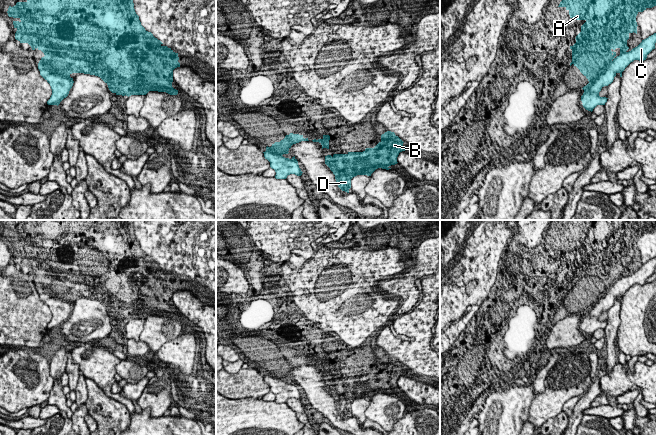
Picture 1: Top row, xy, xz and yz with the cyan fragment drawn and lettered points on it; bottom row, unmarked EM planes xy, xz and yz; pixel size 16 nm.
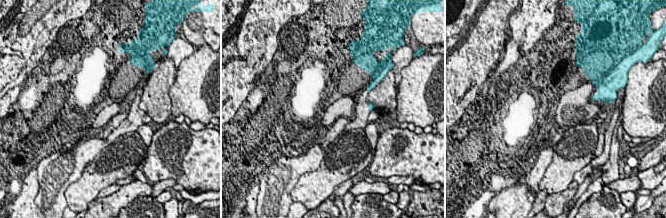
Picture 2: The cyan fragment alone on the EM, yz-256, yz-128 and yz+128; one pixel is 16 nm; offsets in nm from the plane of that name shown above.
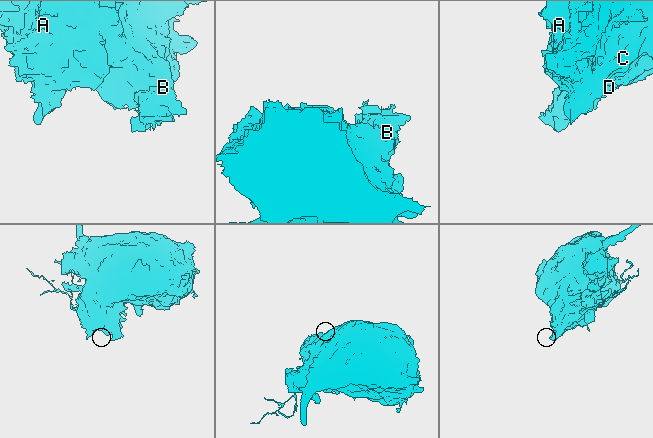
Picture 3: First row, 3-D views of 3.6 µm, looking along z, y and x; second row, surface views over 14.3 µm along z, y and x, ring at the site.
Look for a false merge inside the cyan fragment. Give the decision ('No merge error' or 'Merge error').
Merge error

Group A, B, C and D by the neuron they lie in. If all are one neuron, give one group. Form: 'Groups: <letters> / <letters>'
Groups: A B D / C

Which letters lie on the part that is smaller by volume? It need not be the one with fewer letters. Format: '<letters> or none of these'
C

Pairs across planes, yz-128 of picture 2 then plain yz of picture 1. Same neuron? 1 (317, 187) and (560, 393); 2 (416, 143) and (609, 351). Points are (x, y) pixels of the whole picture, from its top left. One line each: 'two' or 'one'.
1: one
2: two

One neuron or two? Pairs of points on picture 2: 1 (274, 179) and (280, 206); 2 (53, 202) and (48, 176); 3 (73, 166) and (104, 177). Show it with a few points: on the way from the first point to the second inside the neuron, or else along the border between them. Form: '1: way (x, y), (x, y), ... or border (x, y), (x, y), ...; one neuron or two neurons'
1: way (275, 186), (275, 199); one neuron
2: way (51, 196), (51, 182); one neuron
3: border (99, 153), (84, 169), (82, 174), (67, 187); two neurons

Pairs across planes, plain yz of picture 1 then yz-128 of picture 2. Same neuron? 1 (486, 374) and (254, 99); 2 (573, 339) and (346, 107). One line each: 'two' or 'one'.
1: one
2: one

